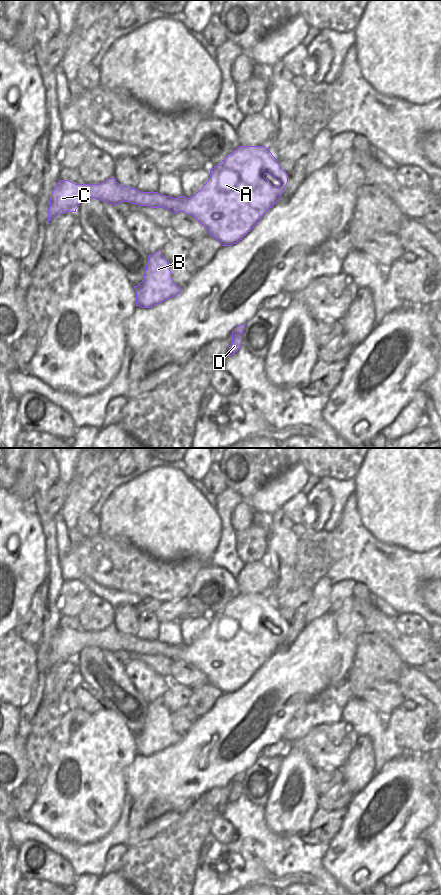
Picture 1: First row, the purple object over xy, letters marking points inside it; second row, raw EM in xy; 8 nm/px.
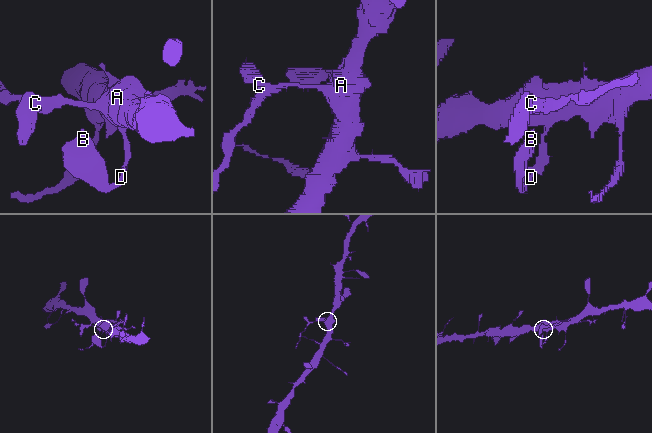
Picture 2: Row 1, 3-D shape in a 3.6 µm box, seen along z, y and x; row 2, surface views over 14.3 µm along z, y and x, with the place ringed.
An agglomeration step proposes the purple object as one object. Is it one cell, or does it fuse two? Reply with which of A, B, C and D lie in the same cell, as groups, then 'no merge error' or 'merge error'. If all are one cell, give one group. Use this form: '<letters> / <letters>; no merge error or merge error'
A B D / C; merge error

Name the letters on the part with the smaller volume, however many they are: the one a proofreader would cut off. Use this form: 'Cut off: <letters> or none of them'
Cut off: C

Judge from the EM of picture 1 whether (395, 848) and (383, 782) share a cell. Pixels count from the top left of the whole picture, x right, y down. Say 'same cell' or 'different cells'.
same cell

